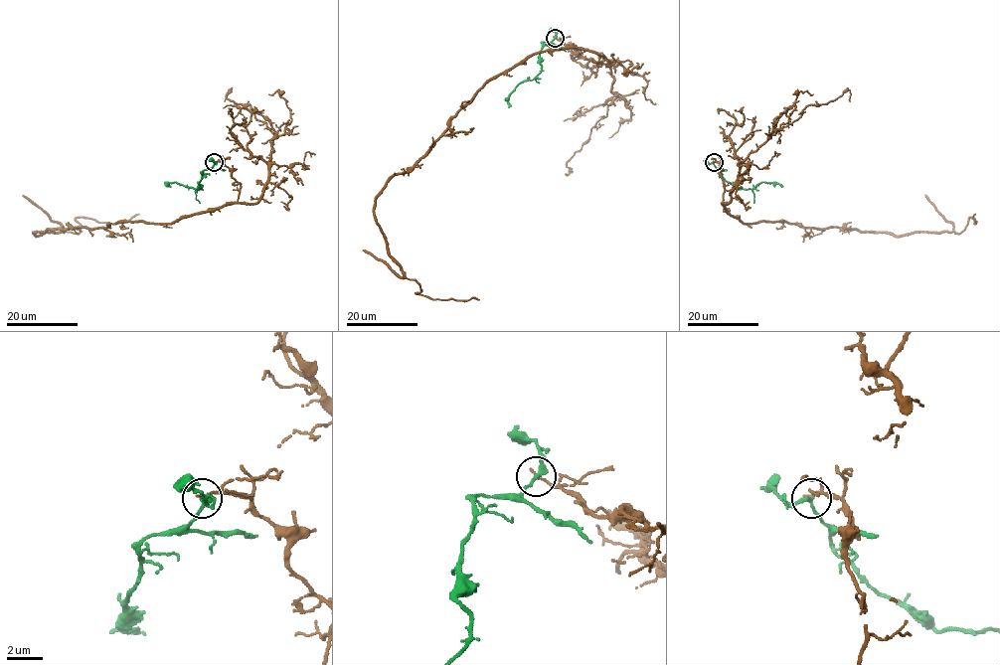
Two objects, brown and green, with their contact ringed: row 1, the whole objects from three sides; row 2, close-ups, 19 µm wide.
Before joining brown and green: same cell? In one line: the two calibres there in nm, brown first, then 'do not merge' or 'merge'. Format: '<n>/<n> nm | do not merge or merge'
110/240 nm | do not merge

